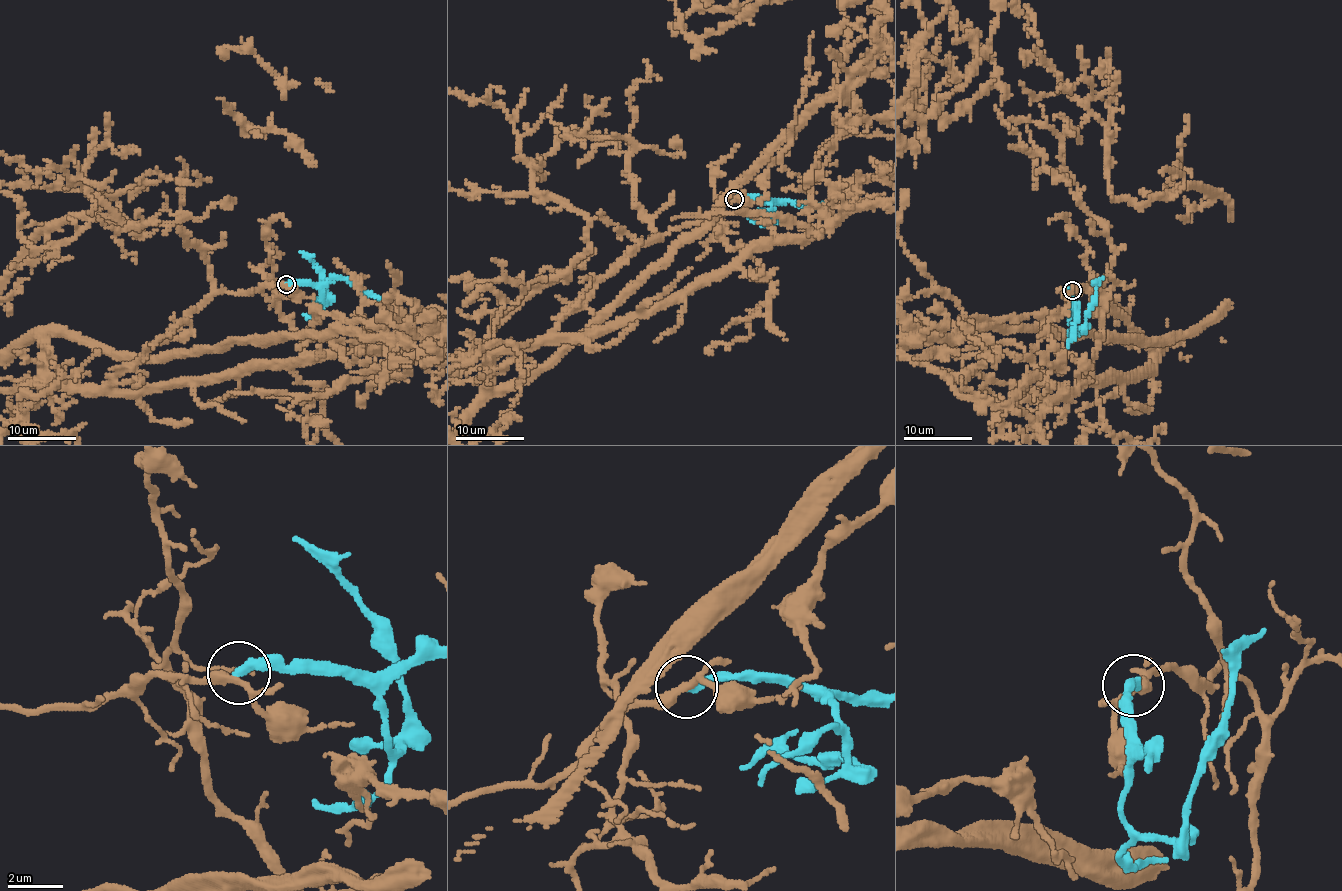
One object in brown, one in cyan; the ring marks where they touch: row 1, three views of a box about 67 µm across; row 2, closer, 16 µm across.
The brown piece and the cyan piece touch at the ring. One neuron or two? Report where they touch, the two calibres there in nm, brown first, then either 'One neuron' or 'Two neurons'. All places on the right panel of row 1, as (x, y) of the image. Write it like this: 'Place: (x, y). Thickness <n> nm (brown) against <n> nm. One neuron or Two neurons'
Place: (1072, 290). Thickness 220 nm (brown) against 320 nm. Two neurons

